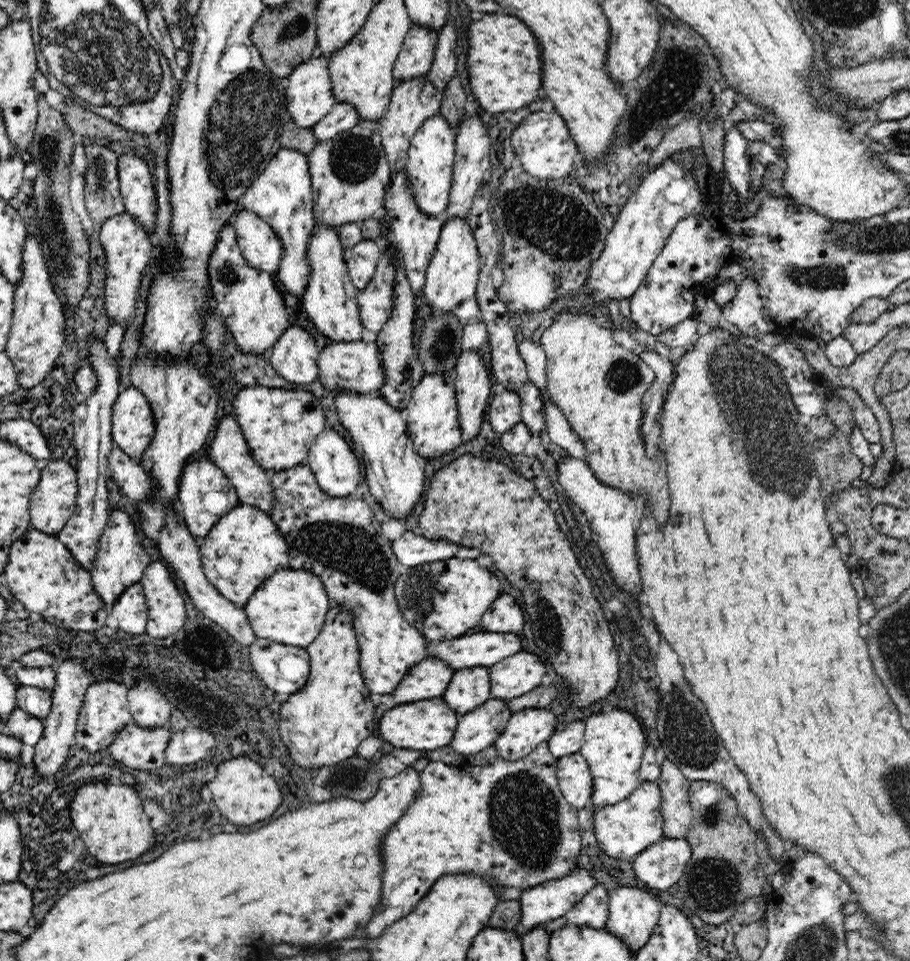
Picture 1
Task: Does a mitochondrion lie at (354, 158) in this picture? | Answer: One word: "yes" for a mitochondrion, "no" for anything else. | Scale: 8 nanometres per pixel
yes

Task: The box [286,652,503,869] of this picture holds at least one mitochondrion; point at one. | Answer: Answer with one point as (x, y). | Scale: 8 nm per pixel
(346, 779)

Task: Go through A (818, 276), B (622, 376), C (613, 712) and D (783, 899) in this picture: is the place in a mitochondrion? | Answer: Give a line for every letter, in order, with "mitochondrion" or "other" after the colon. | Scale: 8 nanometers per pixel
A: mitochondrion
B: mitochondrion
C: other
D: other

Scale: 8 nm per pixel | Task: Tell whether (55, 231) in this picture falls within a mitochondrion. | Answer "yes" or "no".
yes

